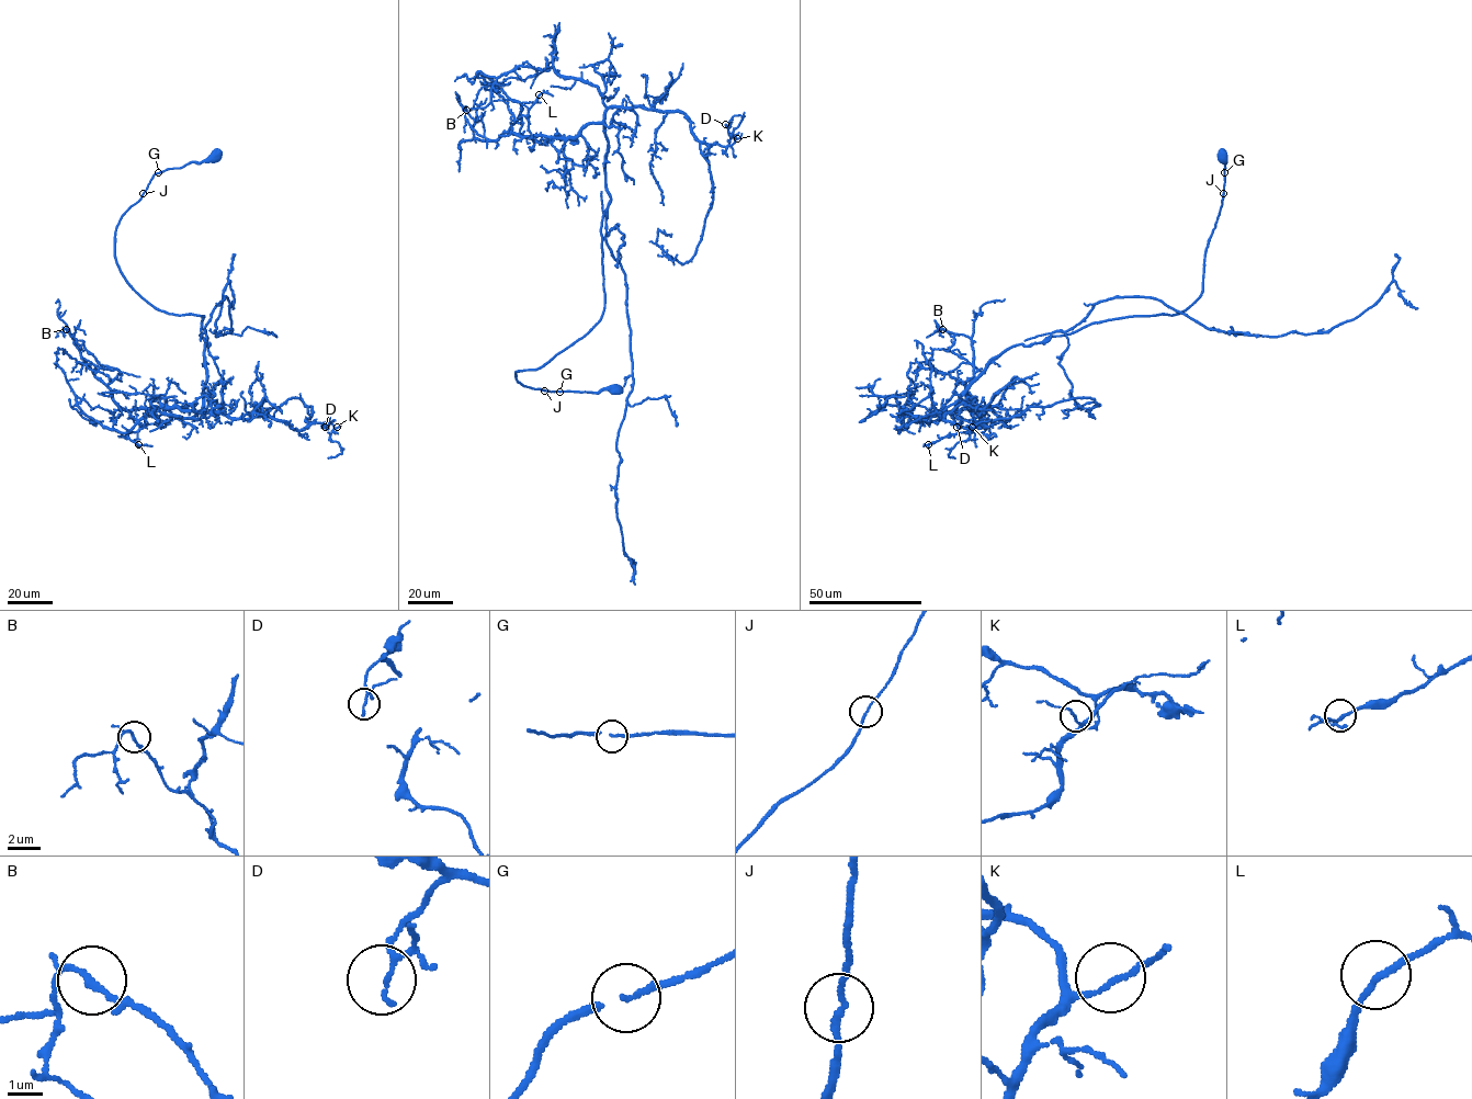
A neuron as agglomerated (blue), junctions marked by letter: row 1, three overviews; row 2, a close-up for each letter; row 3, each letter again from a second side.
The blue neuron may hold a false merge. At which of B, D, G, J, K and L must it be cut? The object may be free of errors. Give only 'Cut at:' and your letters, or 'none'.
Cut at: none

